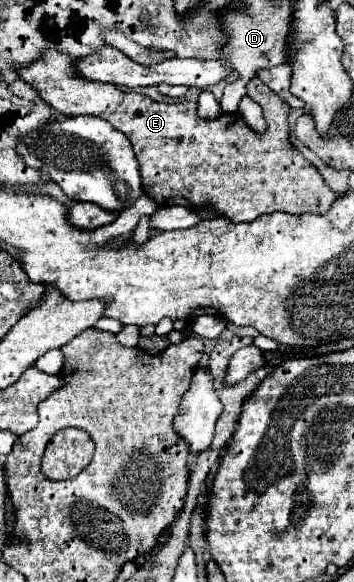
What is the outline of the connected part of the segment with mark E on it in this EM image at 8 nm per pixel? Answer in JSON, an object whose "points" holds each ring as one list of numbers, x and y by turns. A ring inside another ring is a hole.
{"points":[[44,50,36,62,16,68,16,72,26,84,30,84,40,94,44,102,48,102,60,112,60,118,88,114,88,116,102,118,110,122,116,130,120,130,134,148,144,194,148,194,160,206,182,204,186,208,202,208,210,204,216,208,220,216,226,216,232,222,252,222,260,214,270,214,276,210,284,210,288,214,306,214,306,212,324,214,332,206,336,192,332,192,322,180,322,176,316,172,316,168,308,164,302,158,302,154,290,146,288,142,290,110,286,110,282,102,278,102,278,98,270,94,270,88,266,88,266,98,258,98,264,100,260,104,264,104,264,118,268,122,268,132,254,134,246,126,240,114,222,114,220,118,214,120,202,120,196,114,194,102,168,102,168,104,154,102,148,96,136,92,124,92,118,86,80,80,72,68,74,68,72,56,58,50]]}

